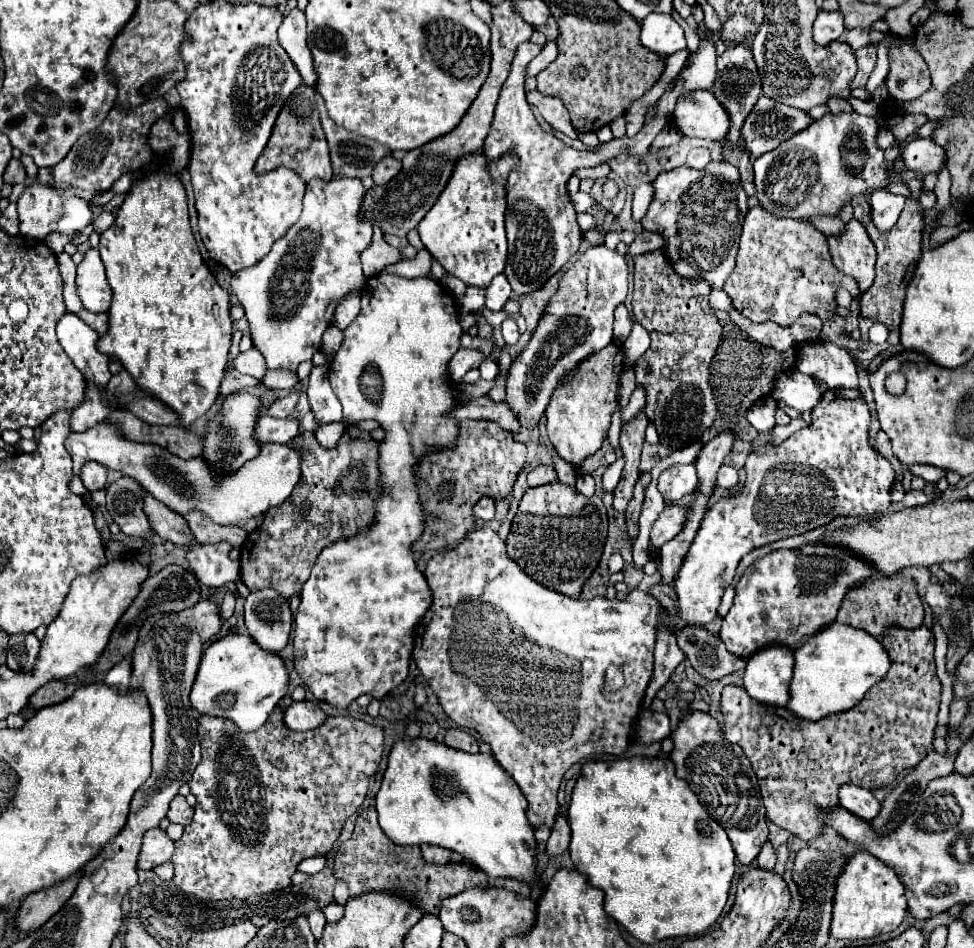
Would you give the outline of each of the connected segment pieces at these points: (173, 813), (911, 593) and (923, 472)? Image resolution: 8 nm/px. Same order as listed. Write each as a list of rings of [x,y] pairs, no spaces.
[[[176,795],[170,803],[170,811],[166,817],[170,819],[170,823],[188,825],[192,821],[192,807],[186,803],[186,799],[182,795]]]
[[[894,573],[890,577],[872,577],[872,579],[864,581],[862,585],[850,589],[838,609],[836,621],[850,625],[850,627],[858,627],[858,629],[870,633],[872,637],[880,639],[884,629],[888,629],[892,625],[898,625],[904,629],[916,629],[918,625],[922,625],[924,607],[922,607],[922,599],[918,595],[916,583],[910,577]]]
[[[912,465],[910,471],[912,471],[912,475],[922,477],[926,483],[938,483],[942,477],[946,477],[944,469],[938,469],[932,465]]]

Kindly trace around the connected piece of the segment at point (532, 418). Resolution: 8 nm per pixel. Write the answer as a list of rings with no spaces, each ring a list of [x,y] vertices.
[[[604,245],[586,249],[578,261],[562,275],[558,291],[546,303],[528,347],[518,355],[508,371],[506,403],[518,423],[532,431],[542,419],[554,389],[570,377],[592,353],[612,341],[614,309],[628,295],[628,265],[618,251]]]

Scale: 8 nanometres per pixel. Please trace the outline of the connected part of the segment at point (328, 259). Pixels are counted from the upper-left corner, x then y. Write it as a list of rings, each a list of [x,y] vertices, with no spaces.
[[[312,179],[304,195],[304,211],[298,223],[292,225],[290,231],[274,243],[272,251],[258,265],[254,265],[252,269],[242,269],[238,275],[232,277],[232,293],[236,293],[242,307],[246,309],[254,347],[264,355],[268,369],[282,367],[296,371],[302,361],[312,359],[312,355],[320,349],[322,333],[330,325],[328,317],[332,321],[334,309],[340,299],[352,289],[360,291],[366,285],[360,253],[372,243],[372,225],[358,219],[364,195],[366,189],[360,179]]]

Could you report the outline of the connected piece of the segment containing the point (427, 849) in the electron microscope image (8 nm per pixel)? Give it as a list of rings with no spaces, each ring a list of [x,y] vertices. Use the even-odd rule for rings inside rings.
[[[421,845],[421,852],[426,861],[430,863],[450,863],[452,851],[444,849],[444,847],[436,847],[436,845]]]

